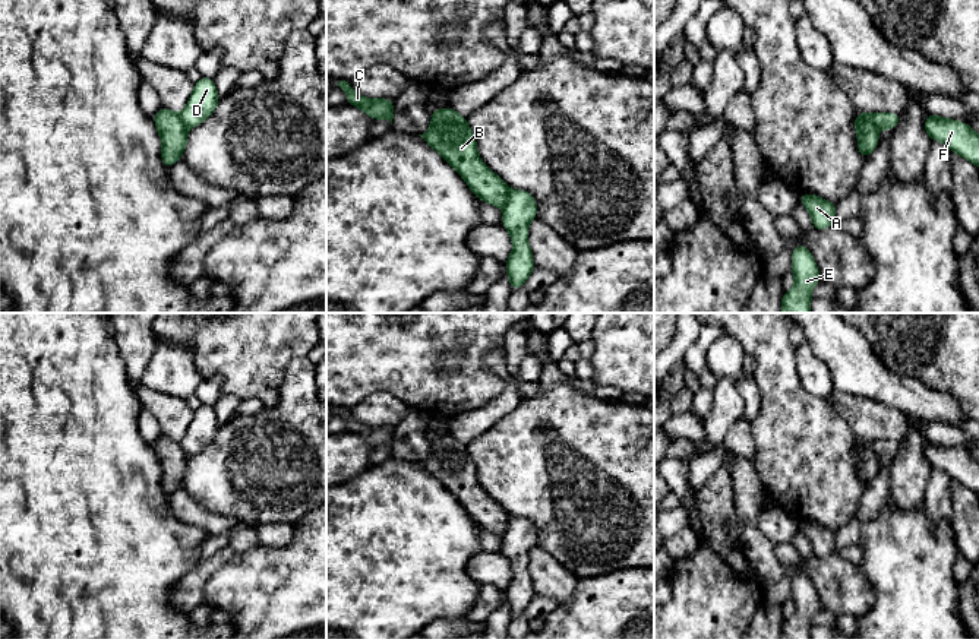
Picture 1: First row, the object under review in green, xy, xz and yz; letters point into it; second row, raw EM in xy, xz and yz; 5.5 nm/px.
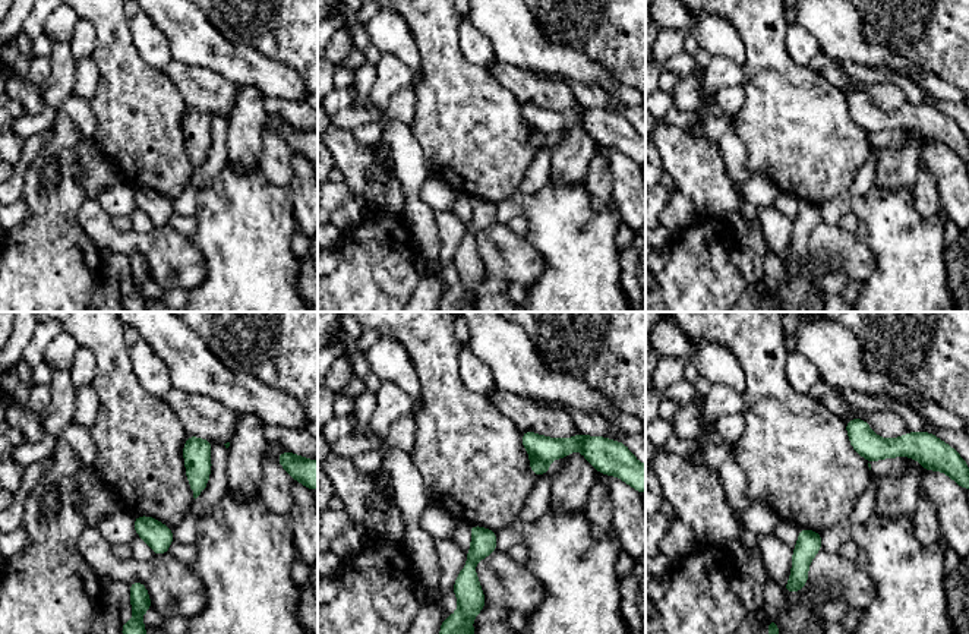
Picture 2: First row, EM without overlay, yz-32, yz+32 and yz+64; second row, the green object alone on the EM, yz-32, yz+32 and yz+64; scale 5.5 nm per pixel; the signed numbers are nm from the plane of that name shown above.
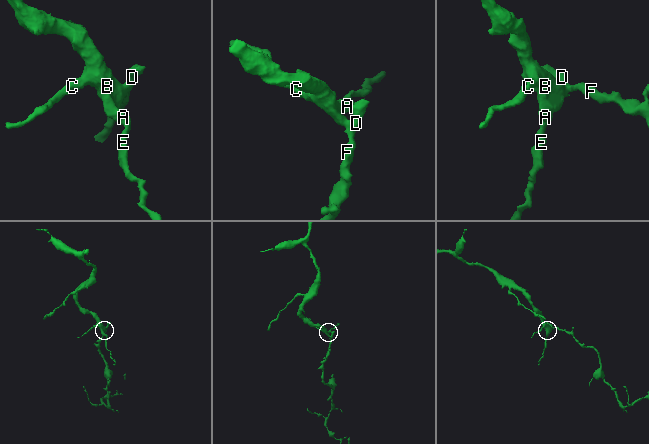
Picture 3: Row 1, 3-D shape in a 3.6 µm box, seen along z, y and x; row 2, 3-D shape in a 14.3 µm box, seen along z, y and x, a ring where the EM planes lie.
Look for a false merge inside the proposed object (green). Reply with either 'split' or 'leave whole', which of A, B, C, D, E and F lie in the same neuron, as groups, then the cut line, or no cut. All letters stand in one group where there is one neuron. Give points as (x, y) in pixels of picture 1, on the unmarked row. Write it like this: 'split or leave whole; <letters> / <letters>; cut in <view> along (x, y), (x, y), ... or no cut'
split; A B C E / D F; cut in yz along (859, 440), (877, 455)

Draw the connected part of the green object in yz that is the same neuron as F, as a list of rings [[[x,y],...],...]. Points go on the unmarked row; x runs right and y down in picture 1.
[[[928,442],[925,459],[929,466],[947,472],[954,481],[979,496],[979,462],[969,452]]]

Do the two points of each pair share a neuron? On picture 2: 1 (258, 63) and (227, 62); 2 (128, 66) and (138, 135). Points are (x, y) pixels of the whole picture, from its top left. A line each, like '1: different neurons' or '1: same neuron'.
1: same neuron
2: same neuron

